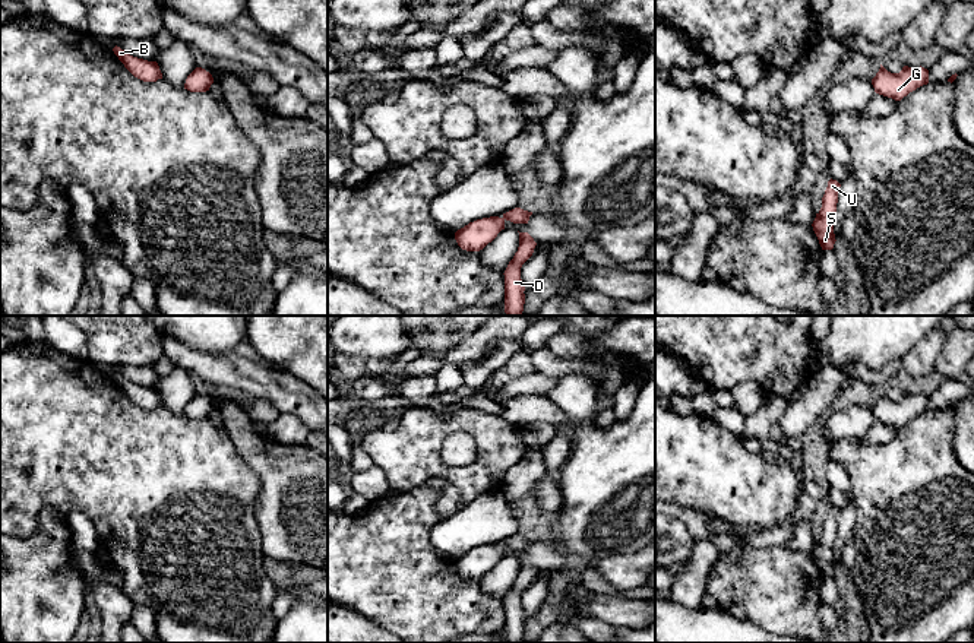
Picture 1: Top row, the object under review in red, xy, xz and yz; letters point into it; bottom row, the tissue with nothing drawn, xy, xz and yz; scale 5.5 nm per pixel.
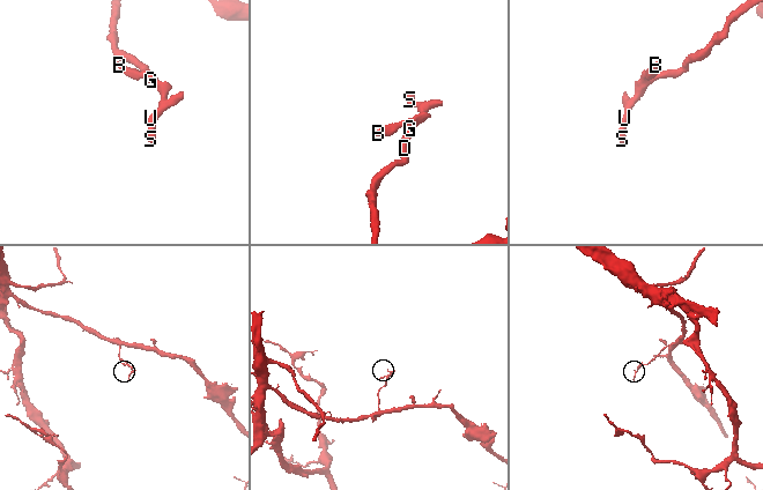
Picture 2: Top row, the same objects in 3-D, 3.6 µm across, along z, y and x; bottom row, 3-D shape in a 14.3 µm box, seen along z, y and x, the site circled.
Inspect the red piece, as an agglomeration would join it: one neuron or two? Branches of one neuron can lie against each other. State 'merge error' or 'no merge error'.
no merge error

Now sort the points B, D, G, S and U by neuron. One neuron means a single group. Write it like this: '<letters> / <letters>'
B D G S U

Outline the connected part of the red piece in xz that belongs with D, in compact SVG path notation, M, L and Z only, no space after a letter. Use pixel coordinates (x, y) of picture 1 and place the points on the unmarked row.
M519 560L519 574L505 598L505 640L521 643L525 631L525 614L521 606L522 592L532 583L537 570L528 560Z

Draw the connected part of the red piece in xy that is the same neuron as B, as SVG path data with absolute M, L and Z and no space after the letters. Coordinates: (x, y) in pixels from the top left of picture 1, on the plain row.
M117 373L113 378L135 405L143 409L156 409L158 406L162 406L162 400L156 389L133 384Z

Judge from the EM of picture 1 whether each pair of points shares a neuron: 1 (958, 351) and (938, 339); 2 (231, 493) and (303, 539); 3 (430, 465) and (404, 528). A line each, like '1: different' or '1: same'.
1: different
2: different
3: different

